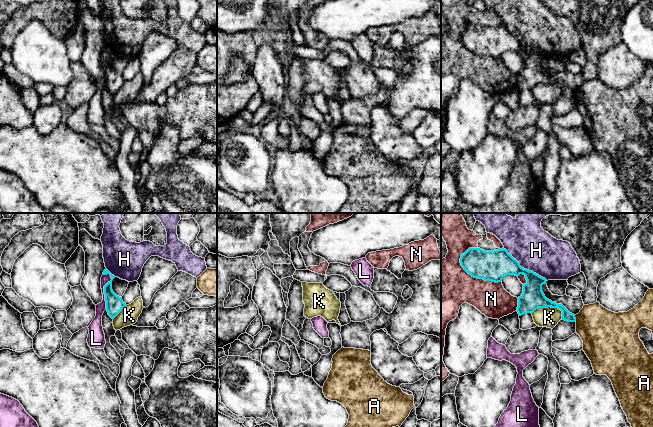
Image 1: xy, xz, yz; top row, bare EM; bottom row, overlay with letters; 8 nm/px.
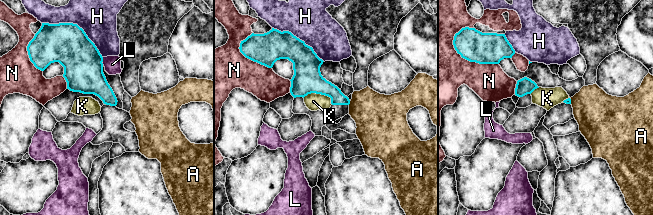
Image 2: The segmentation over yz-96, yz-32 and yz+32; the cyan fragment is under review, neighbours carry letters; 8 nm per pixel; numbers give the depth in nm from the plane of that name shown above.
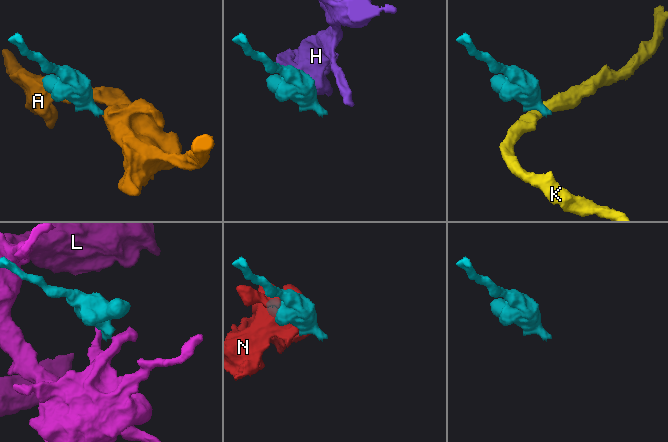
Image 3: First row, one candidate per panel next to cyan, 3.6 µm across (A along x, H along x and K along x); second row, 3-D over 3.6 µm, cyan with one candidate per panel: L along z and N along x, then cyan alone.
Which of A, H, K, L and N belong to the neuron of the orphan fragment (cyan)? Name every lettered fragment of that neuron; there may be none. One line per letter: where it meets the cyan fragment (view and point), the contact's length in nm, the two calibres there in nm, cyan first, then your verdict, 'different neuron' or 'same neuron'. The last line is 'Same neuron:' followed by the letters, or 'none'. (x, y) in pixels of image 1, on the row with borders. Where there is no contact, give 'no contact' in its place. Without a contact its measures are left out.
A: contact yz (575, 318); length 60 nm; calibres 80 and 360 nm; different neuron
H: contact yz (525, 269); length 440 nm; calibres 240 and 340 nm; different neuron
K: contact yz (550, 306); length 260 nm; calibres 190 and 160 nm; different neuron
L: contact xy (104, 291); length 300 nm; calibres 140 and 80 nm; different neuron
N: contact yz (475, 277); length 400 nm; calibres 240 and 400 nm; different neuron
Same neuron: none

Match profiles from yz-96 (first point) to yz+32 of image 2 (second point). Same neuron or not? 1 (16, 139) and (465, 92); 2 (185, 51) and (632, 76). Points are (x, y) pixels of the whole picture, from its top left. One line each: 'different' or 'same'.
1: same
2: different

